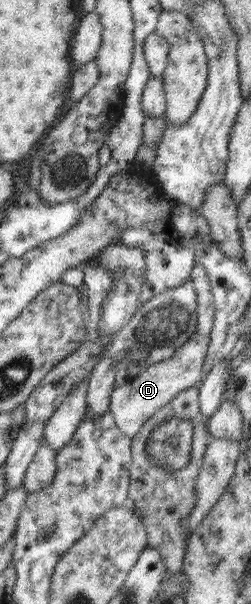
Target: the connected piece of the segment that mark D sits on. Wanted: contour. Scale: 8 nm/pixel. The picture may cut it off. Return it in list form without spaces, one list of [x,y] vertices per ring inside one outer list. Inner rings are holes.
[[[196,263],[191,271],[191,283],[196,292],[197,324],[191,338],[175,349],[174,355],[151,366],[145,366],[134,372],[125,383],[116,387],[111,394],[109,413],[112,415],[120,432],[128,438],[134,438],[142,425],[156,415],[164,405],[168,405],[182,391],[198,386],[203,373],[203,361],[210,343],[210,332],[213,326],[215,307],[209,277],[204,266]]]

